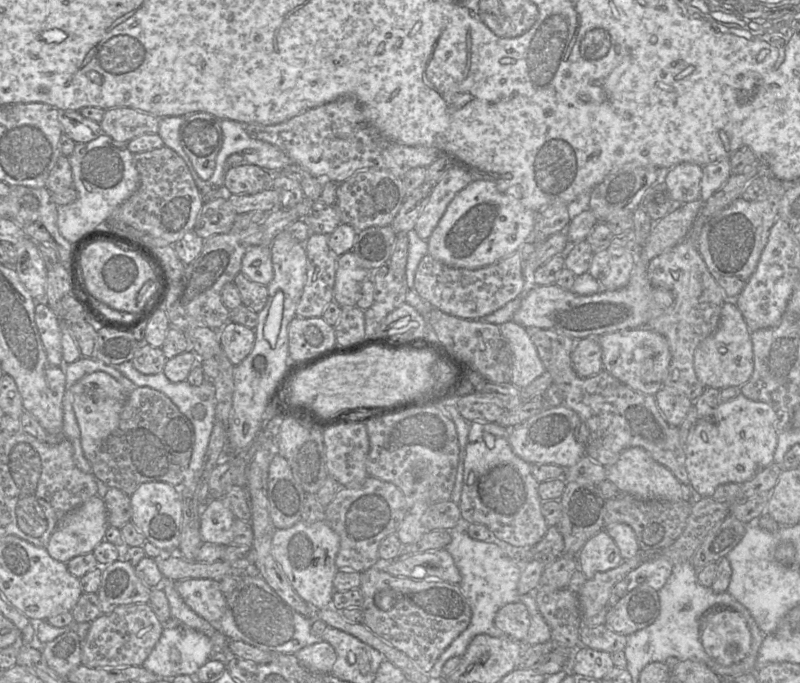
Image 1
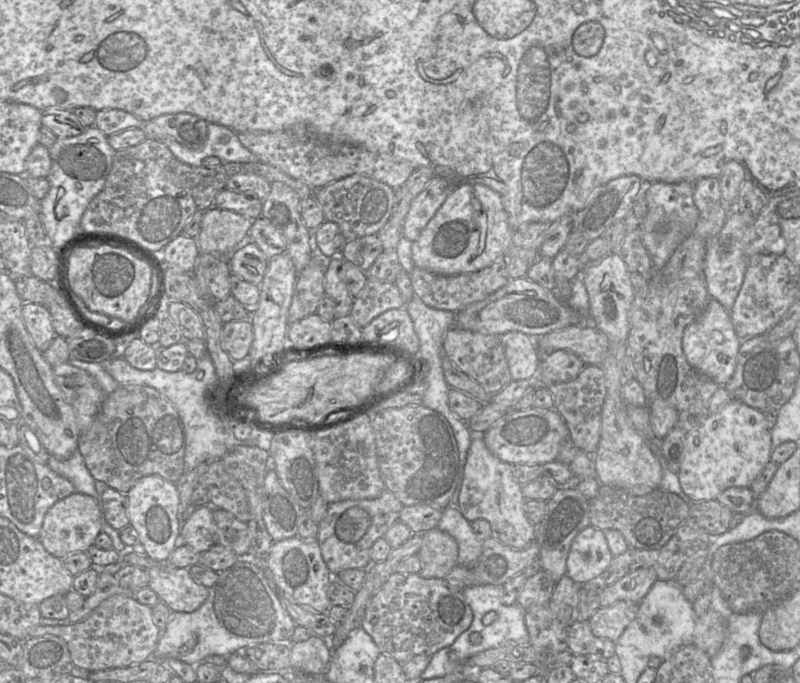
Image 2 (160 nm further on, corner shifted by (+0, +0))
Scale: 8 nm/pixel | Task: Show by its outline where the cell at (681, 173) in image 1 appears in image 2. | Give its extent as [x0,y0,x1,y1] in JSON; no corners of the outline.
[638,180,700,271]

